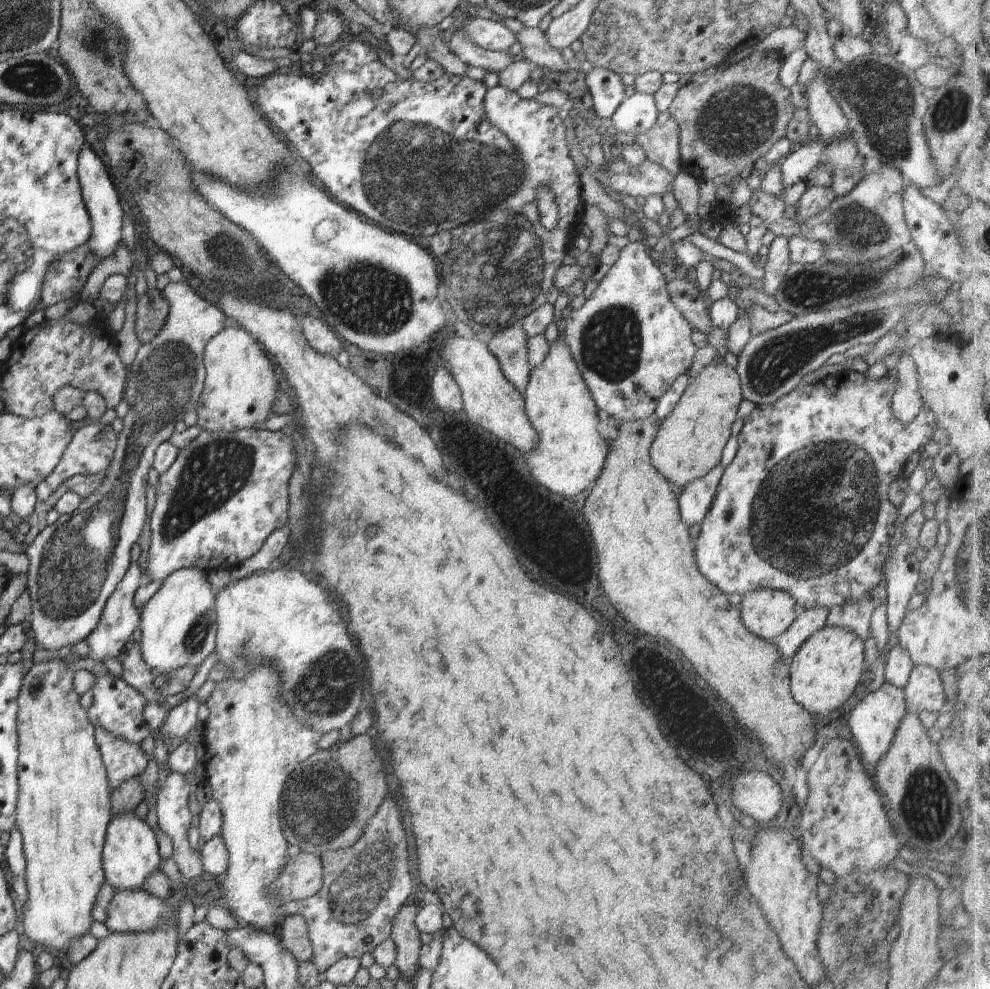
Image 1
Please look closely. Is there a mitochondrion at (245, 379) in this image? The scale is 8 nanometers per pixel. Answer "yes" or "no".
no

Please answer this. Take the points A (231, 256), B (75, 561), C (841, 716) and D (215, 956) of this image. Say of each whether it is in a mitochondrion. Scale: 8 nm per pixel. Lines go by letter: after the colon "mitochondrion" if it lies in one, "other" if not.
A: mitochondrion
B: mitochondrion
C: other
D: other

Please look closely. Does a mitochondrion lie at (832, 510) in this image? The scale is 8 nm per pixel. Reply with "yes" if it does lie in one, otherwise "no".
yes

